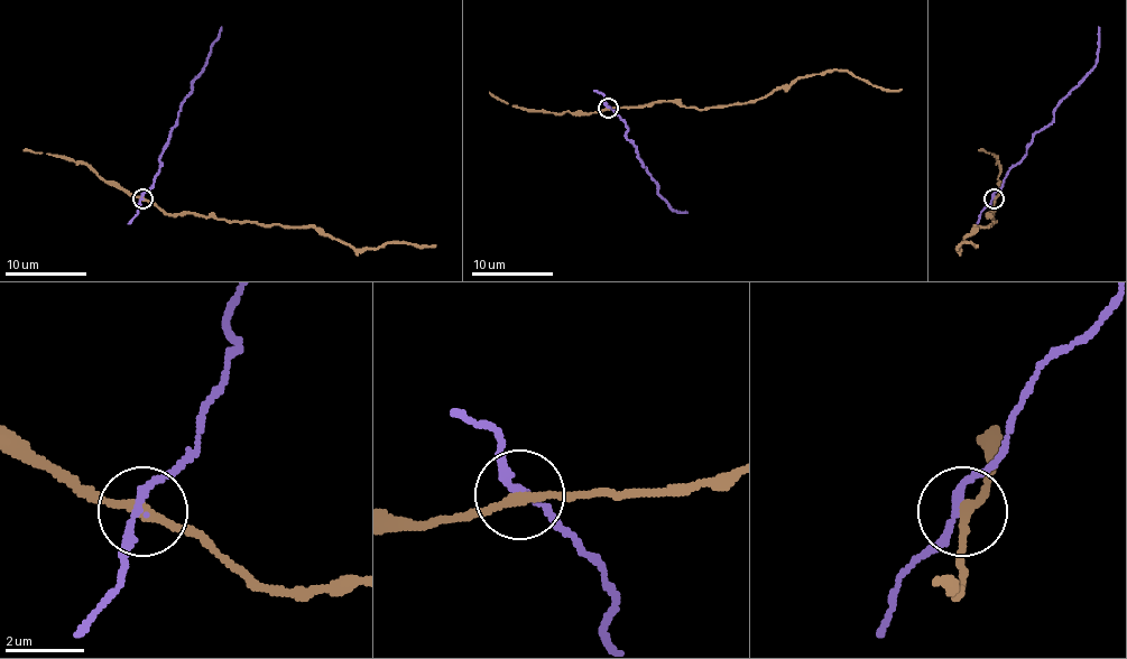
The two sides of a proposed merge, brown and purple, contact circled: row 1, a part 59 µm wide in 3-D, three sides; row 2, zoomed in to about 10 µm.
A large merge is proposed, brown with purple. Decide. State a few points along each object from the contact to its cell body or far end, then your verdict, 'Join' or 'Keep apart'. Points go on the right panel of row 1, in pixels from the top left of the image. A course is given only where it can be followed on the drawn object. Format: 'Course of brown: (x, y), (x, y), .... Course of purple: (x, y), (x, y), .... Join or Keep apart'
Course of brown: (995, 197), (992, 214), (988, 216), (996, 222), (976, 226), (955, 249), (962, 242), (976, 244). Course of purple: (992, 197), (1008, 172), (1023, 157), (1031, 139), (1053, 119), (1055, 107), (1096, 64), (1100, 27). Keep apart

